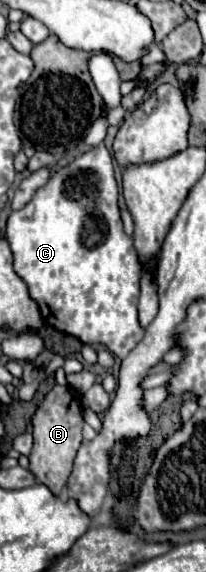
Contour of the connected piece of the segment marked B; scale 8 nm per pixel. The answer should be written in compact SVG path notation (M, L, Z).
M55 385L39 405L35 417L33 417L33 437L35 445L29 455L29 471L35 475L35 481L49 487L53 495L59 495L63 487L67 485L67 479L73 469L73 461L77 455L77 449L83 441L81 435L83 429L83 417L81 417L81 405L75 393L69 387Z

